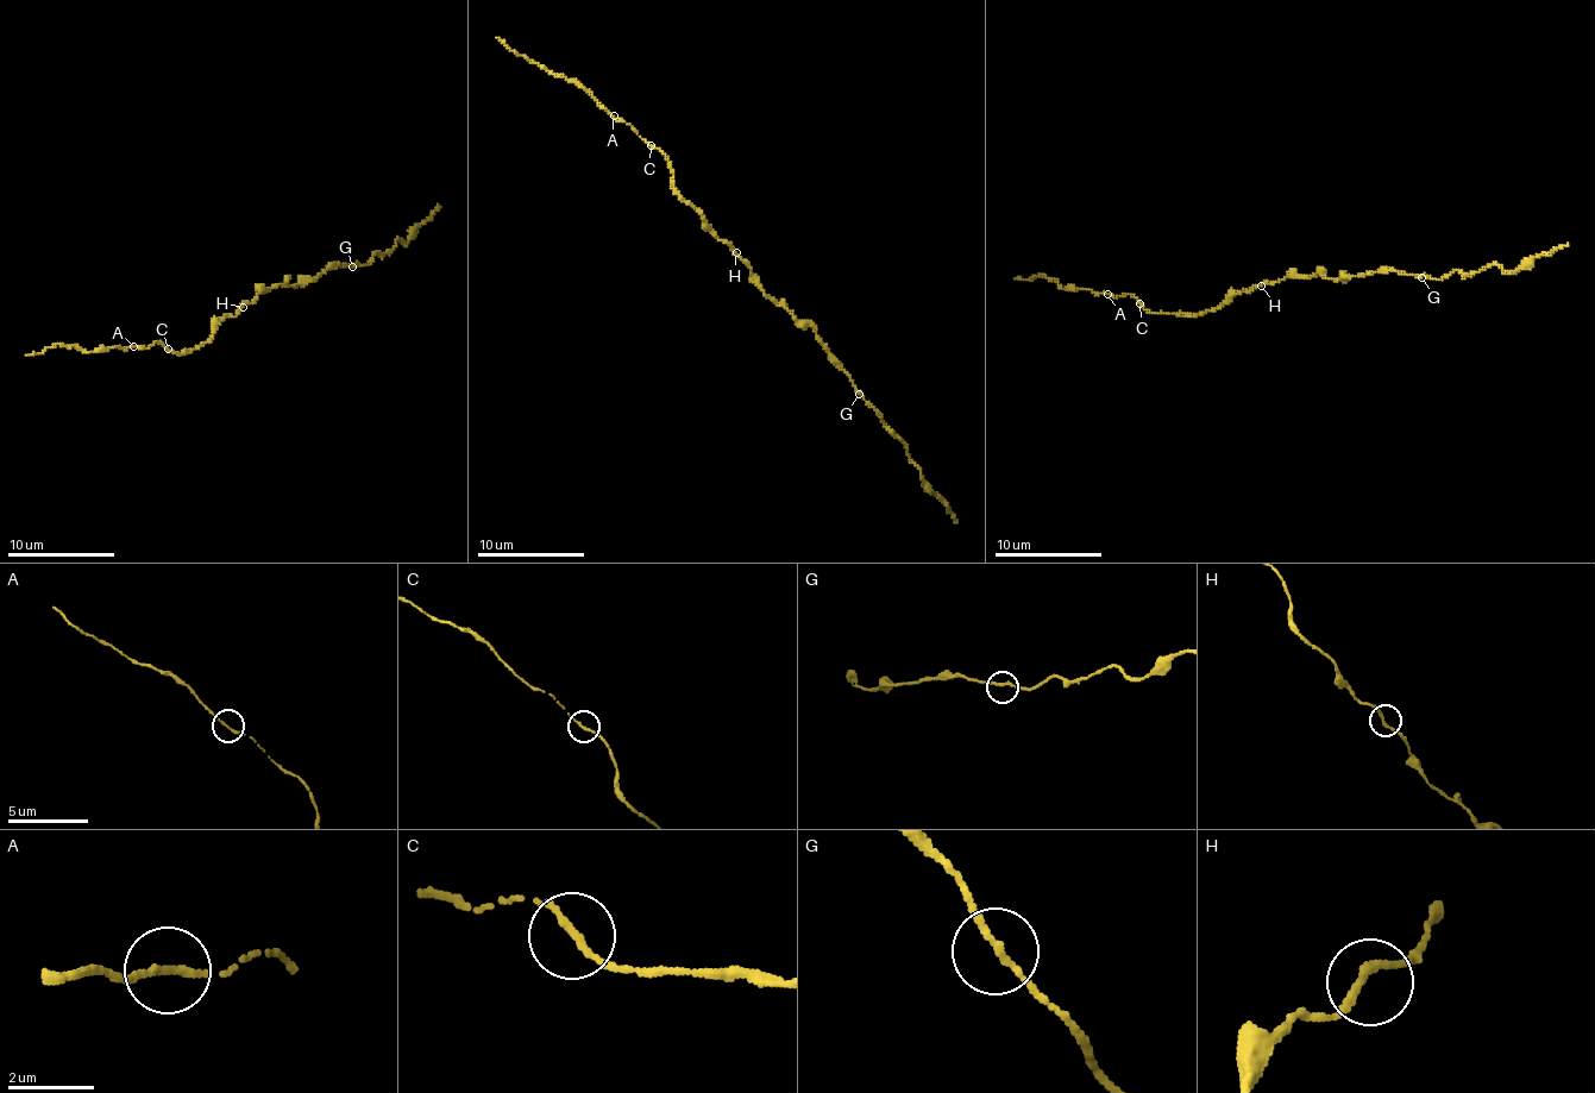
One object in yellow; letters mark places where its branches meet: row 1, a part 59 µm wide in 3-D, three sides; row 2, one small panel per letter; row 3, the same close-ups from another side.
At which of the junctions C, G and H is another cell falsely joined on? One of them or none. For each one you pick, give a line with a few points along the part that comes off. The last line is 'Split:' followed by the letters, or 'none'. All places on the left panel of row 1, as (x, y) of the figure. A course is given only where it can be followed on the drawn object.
Split: none

